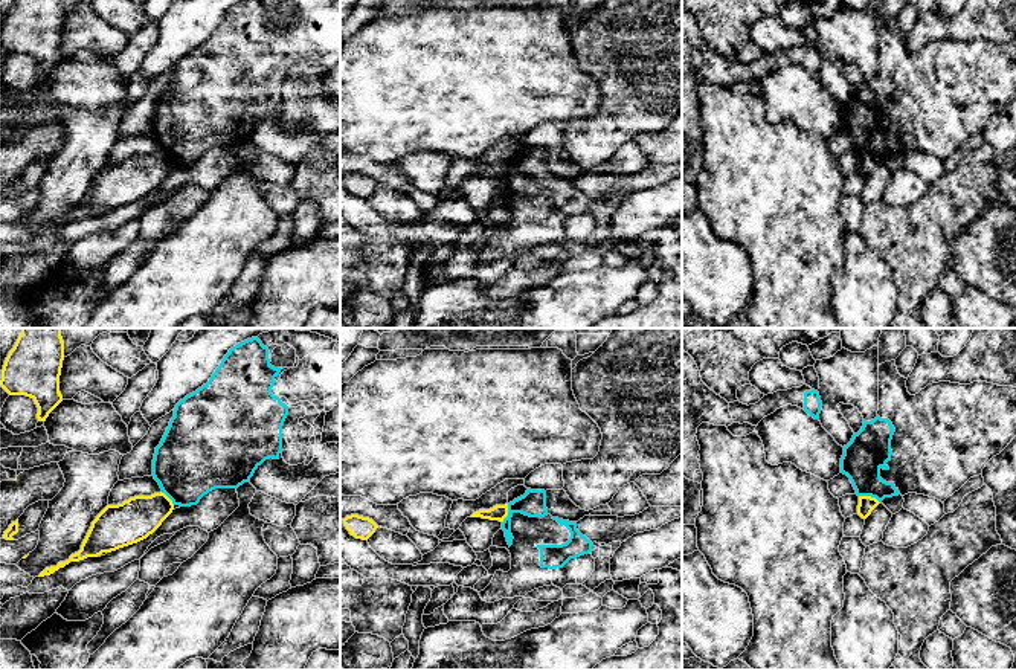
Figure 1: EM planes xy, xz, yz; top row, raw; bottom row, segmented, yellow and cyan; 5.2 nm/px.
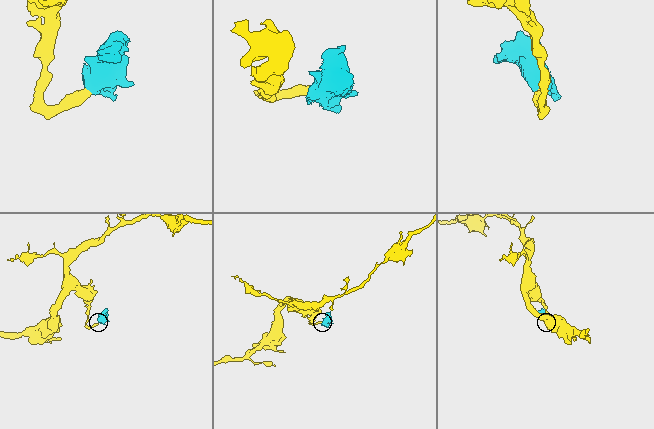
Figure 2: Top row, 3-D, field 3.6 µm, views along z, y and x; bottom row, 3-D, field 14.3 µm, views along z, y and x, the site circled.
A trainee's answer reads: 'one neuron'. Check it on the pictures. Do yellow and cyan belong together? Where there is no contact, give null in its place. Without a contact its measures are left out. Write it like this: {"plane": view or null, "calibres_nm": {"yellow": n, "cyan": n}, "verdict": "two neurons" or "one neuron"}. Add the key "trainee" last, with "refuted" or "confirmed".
{"plane": "yz", "calibres_nm": {"yellow": 90, "cyan": 220}, "verdict": "two neurons", "trainee": "refuted"}

